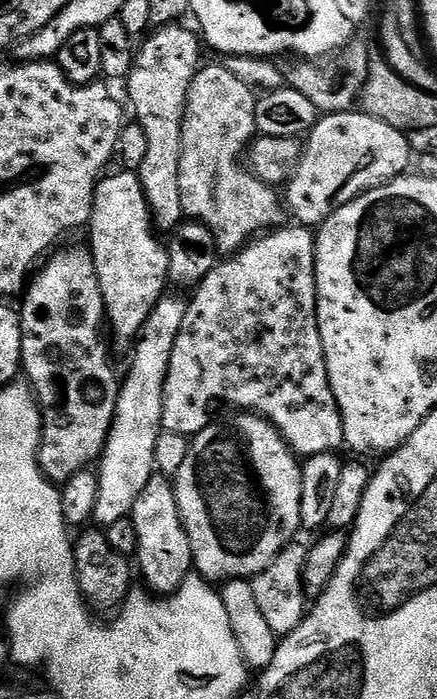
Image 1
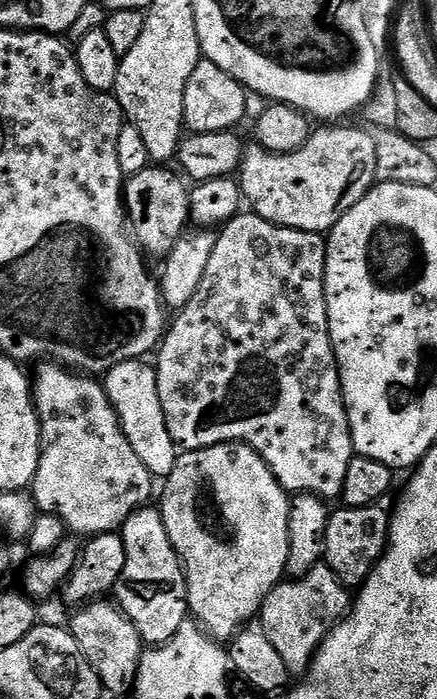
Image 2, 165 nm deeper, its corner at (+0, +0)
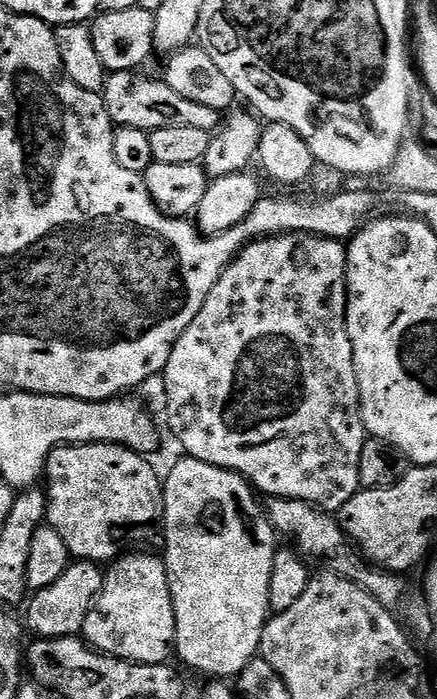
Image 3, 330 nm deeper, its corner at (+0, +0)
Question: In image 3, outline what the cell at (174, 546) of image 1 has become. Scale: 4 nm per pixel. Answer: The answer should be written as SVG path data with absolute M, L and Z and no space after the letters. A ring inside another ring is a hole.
M148 550L125 554L107 569L100 596L86 614L82 636L97 652L119 660L162 664L173 655L176 642L174 602L163 559L144 551Z

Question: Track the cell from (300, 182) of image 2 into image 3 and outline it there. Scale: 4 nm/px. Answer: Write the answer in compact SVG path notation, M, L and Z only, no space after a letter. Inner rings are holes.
M114 72L105 79L103 98L106 110L110 114L113 125L134 126L143 132L166 130L170 126L198 126L198 130L215 132L222 113L210 110L210 106L201 106L199 102L190 102L190 98L182 98L163 79L147 80L136 72Z

